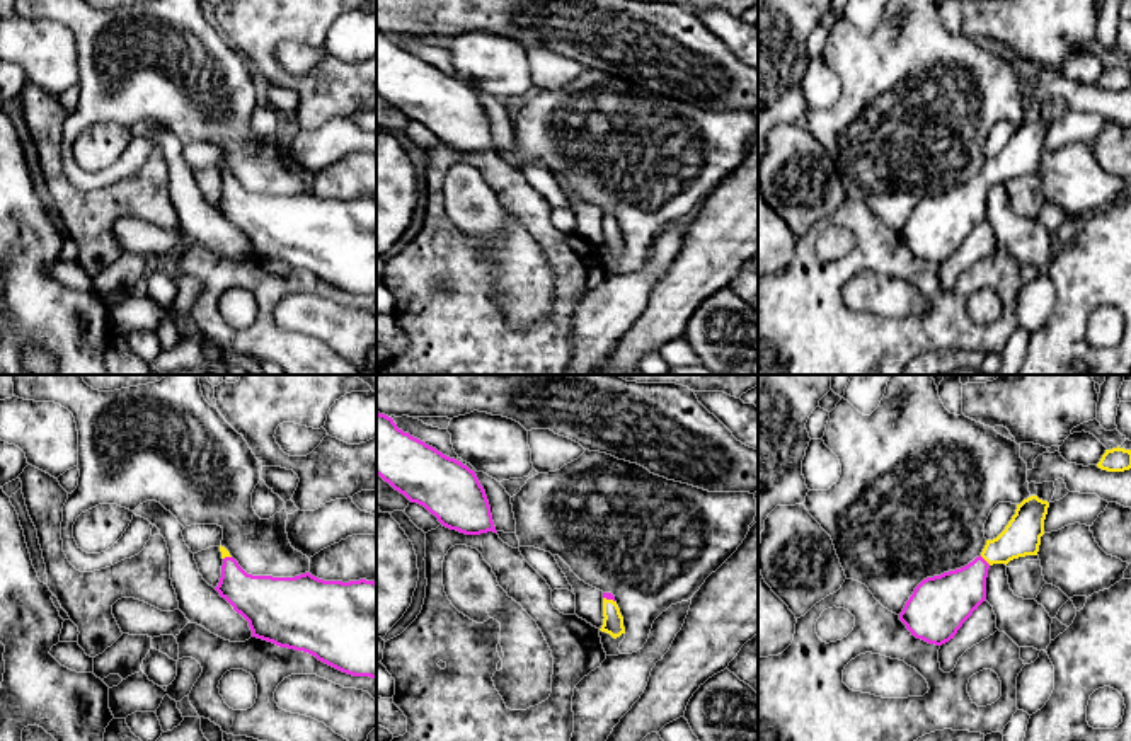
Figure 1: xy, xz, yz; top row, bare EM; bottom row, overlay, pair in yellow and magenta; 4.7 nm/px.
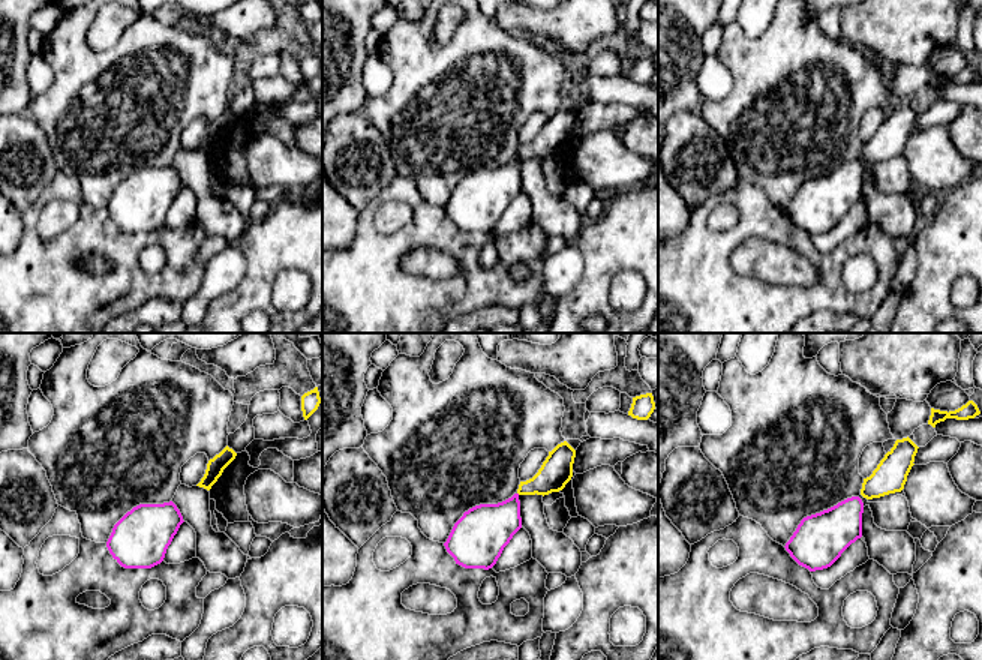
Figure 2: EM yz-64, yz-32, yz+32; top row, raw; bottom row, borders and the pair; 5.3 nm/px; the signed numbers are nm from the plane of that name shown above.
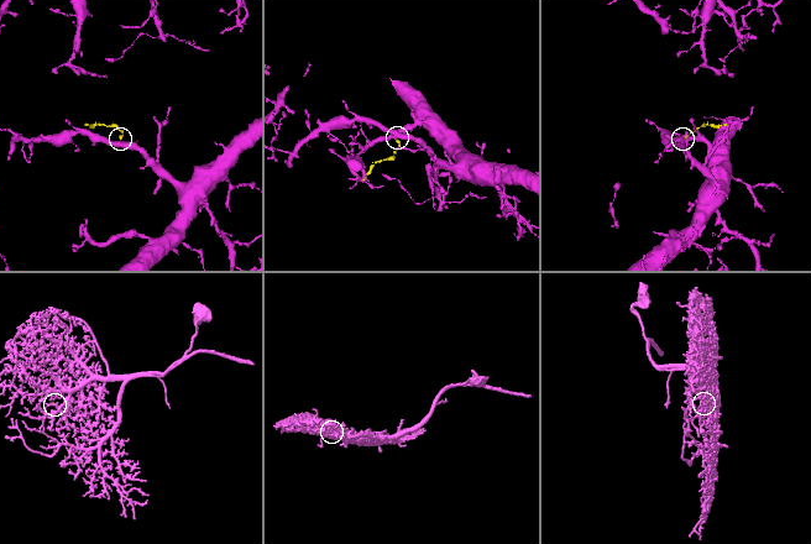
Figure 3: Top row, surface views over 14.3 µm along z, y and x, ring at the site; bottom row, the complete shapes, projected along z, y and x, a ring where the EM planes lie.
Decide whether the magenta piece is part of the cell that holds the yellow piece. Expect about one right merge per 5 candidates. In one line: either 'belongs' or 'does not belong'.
belongs

